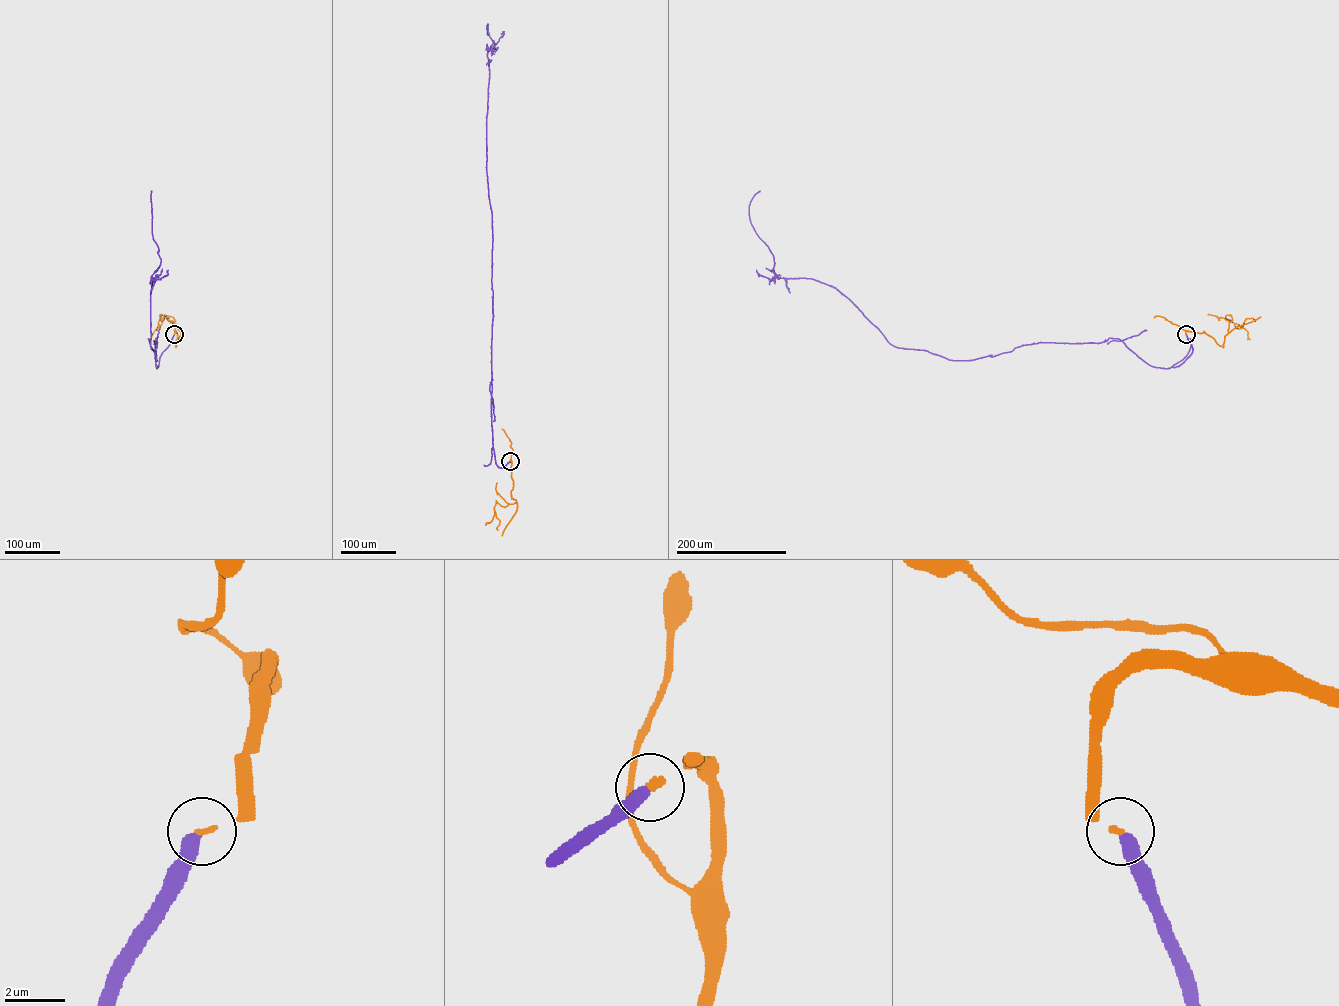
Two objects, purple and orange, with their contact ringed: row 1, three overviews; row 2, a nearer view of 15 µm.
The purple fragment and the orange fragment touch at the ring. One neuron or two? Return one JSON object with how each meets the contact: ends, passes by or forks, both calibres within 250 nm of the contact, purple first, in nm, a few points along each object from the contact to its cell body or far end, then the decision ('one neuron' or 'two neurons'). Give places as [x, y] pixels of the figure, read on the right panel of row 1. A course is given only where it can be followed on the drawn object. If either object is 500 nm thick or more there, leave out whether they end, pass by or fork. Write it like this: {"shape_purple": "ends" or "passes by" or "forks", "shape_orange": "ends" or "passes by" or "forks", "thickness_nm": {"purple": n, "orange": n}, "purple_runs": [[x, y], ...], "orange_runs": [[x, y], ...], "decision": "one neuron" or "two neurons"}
{"shape_purple": "ends", "shape_orange": "ends", "thickness_nm": {"purple": 440, "orange": 180}, "purple_runs": [[1186, 334], [1166, 368], [1115, 338], [967, 360], [897, 347], [835, 288], [776, 276], [760, 191]], "orange_runs": [[1186, 334], [1205, 332], [1223, 347], [1232, 320], [1226, 315], [1238, 329], [1246, 318], [1255, 321]], "decision": "one neuron"}

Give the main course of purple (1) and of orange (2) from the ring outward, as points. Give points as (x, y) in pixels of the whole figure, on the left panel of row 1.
1: (174, 334), (156, 368), (156, 338), (156, 360), (150, 346), (151, 278), (161, 260), (152, 235), (152, 191)
2: (174, 334), (175, 347), (180, 332), (165, 315), (160, 316), (159, 329), (164, 318), (161, 321)

